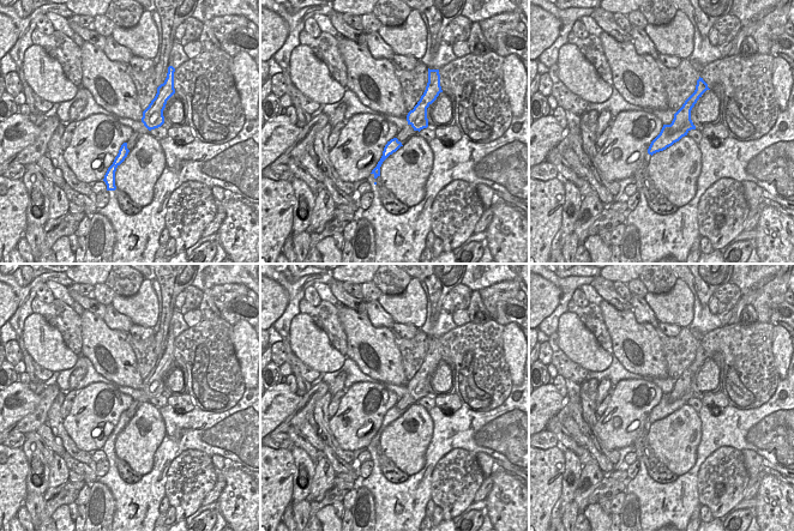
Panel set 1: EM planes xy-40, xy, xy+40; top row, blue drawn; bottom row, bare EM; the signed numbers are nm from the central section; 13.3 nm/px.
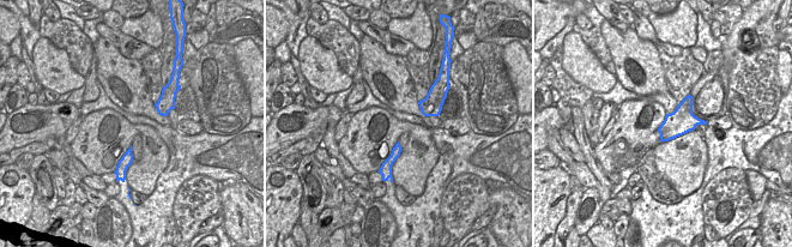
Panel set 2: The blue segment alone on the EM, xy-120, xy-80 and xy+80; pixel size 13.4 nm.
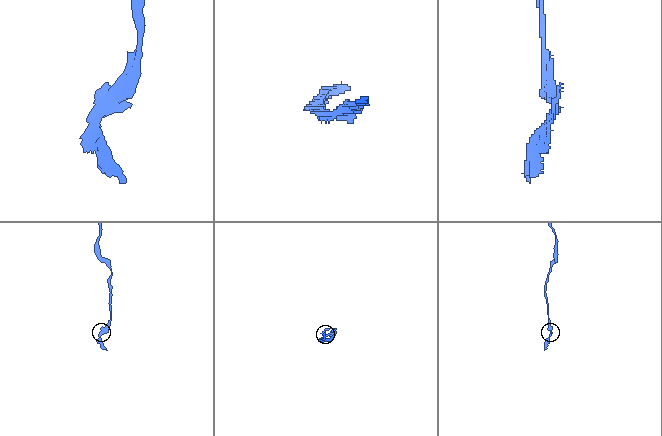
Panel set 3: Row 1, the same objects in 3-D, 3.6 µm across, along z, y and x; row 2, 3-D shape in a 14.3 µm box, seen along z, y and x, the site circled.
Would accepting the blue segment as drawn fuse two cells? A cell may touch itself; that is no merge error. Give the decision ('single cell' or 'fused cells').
fused cells

